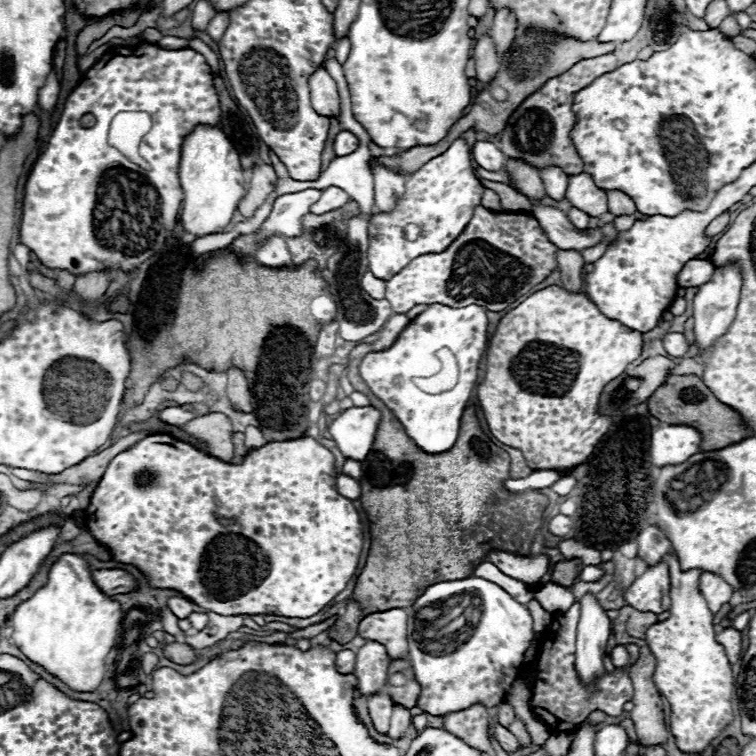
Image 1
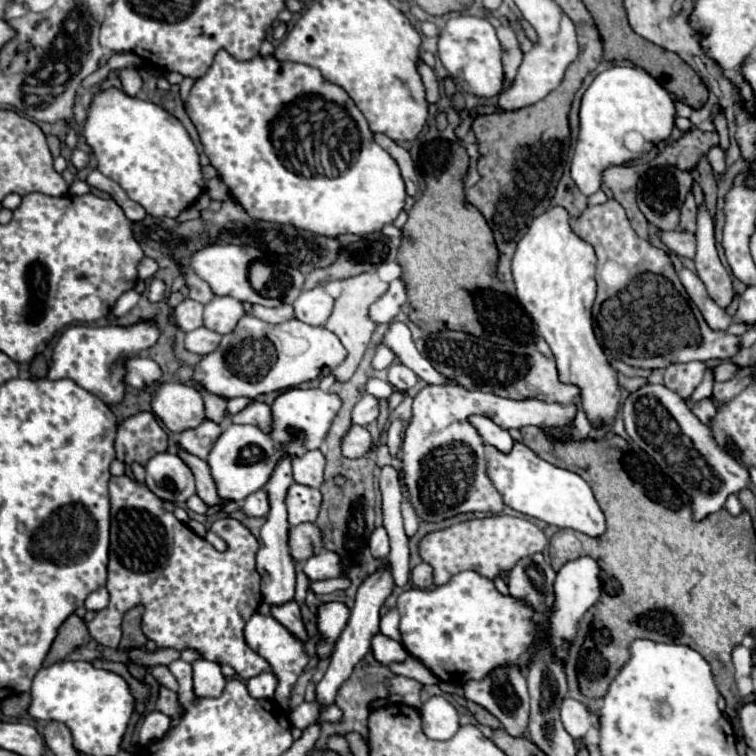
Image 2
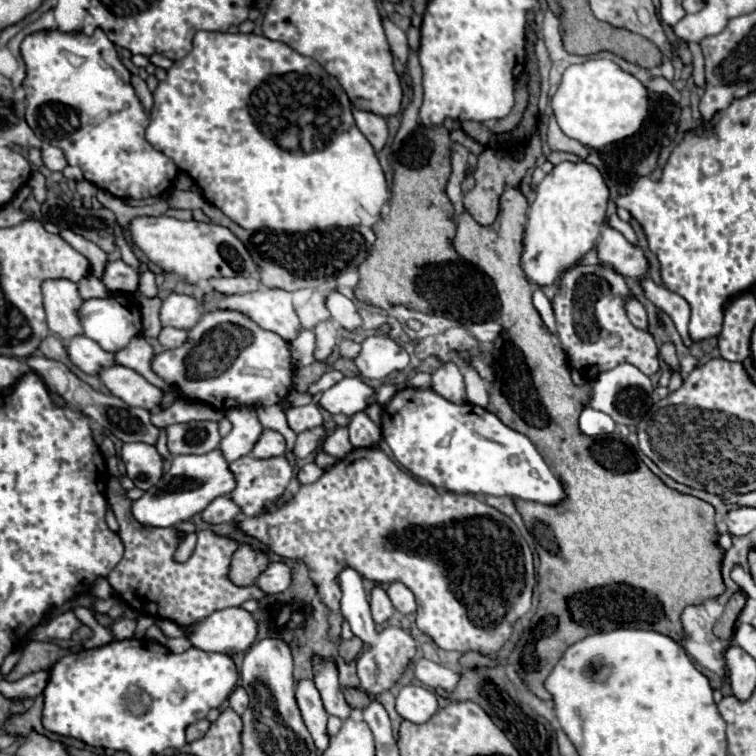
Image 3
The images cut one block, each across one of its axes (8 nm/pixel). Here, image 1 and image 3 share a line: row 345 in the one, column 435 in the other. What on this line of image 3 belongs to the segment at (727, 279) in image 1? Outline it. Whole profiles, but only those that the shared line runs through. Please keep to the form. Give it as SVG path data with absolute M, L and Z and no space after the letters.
M404 686L396 696L396 712L414 724L428 722L436 714L436 710L436 694L424 686Z

